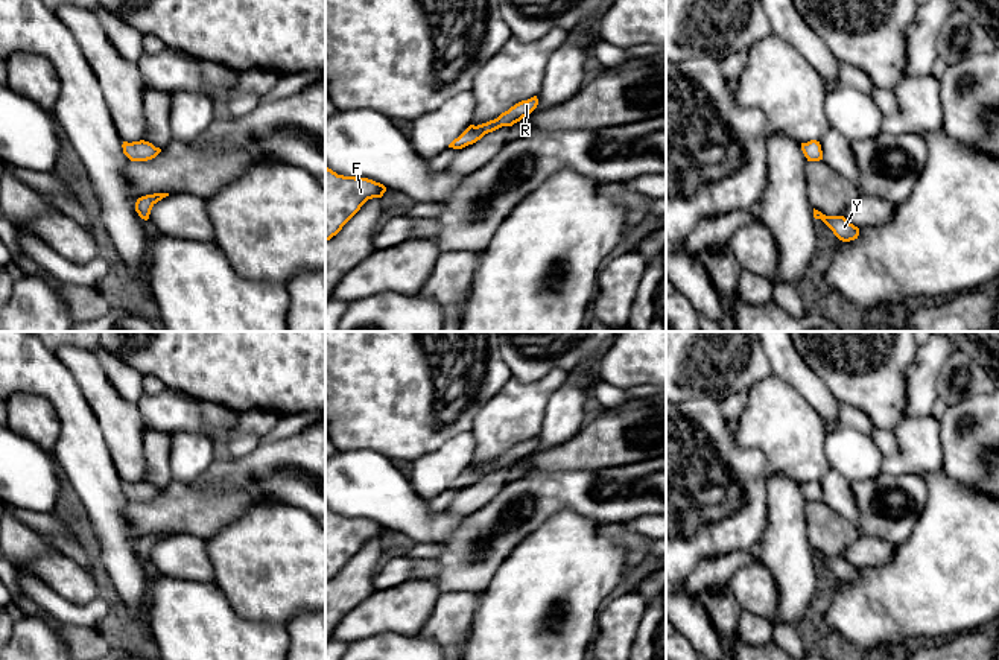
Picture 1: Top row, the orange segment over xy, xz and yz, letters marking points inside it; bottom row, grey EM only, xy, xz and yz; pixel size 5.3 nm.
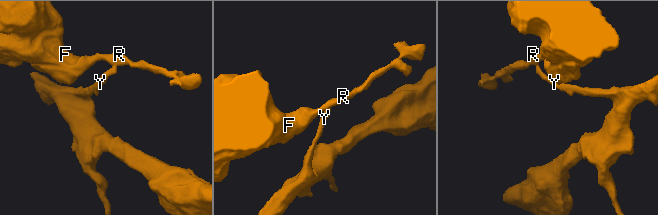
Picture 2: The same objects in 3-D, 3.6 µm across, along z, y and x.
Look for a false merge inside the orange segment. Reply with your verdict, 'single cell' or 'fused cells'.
fused cells

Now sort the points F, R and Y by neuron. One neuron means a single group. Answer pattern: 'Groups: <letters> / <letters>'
Groups: F / R Y

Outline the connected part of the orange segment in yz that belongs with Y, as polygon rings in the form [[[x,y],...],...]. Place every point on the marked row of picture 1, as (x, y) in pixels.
[[[813,208],[813,217],[821,219],[842,242],[855,240],[859,236],[859,228],[850,224],[844,216],[826,216]]]

